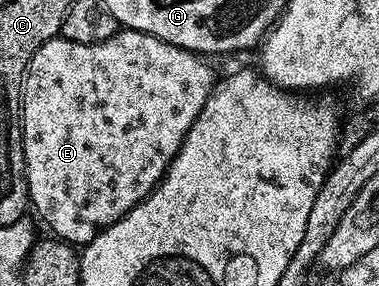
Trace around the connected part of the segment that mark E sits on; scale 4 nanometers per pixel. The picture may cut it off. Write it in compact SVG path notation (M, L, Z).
M120 28L105 43L73 43L66 41L61 35L45 42L33 55L27 68L27 76L23 78L23 99L21 102L21 120L23 122L23 158L27 168L27 195L33 209L39 212L38 220L52 229L58 240L70 243L75 247L82 247L95 238L102 229L108 229L117 223L137 203L141 203L154 189L159 181L167 174L167 168L178 155L181 143L193 127L197 115L201 115L201 107L209 99L215 87L217 74L206 65L204 58L190 49L183 49L173 43L165 43L148 33L136 29Z

